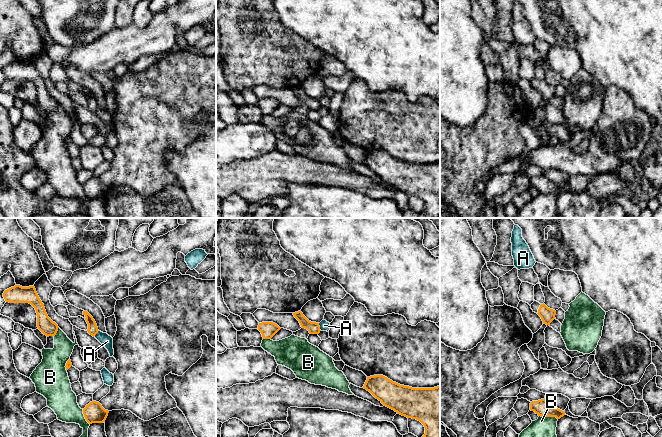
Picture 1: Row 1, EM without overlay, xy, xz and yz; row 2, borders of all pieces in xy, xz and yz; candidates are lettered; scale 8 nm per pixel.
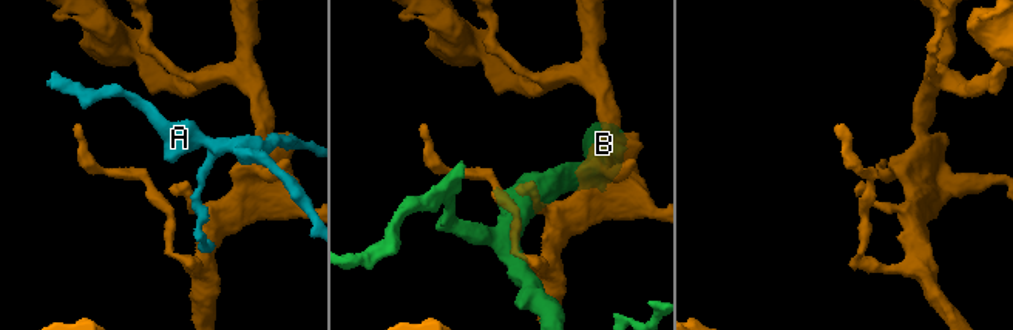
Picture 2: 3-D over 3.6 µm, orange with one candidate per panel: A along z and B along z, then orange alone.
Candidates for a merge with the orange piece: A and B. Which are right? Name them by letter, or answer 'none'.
none

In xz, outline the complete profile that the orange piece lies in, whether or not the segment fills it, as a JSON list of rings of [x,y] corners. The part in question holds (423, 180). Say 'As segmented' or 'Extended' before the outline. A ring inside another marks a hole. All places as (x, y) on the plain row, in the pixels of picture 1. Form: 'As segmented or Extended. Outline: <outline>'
As segmented. Outline: [[[383,151],[367,153],[363,162],[384,182],[407,194],[420,197],[425,203],[425,210],[419,218],[438,218],[440,215],[440,162],[434,164],[412,164],[400,161]]]

